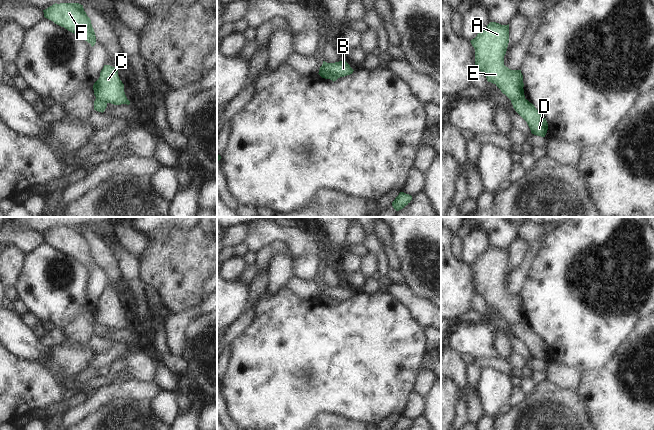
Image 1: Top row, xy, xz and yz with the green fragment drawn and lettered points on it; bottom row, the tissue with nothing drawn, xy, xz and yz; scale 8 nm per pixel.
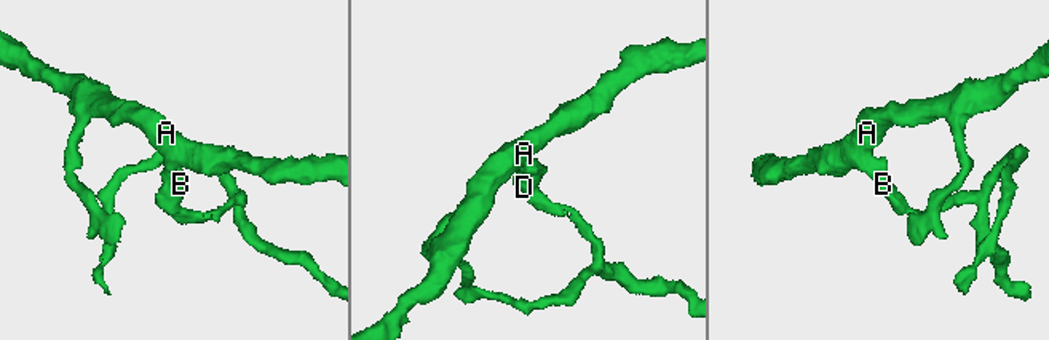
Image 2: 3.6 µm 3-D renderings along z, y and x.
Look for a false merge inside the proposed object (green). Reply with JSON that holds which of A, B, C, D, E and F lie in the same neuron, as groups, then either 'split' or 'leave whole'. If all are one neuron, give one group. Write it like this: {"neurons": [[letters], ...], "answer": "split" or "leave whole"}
{"neurons": [["A", "B", "C", "E", "F"], ["D"]], "answer": "split"}

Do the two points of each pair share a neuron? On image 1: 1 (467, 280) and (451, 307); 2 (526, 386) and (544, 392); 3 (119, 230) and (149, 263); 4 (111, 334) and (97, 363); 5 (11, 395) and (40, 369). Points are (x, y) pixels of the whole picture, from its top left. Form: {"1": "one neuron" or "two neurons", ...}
{"1": "one neuron", "2": "two neurons", "3": "two neurons", "4": "two neurons", "5": "one neuron"}

